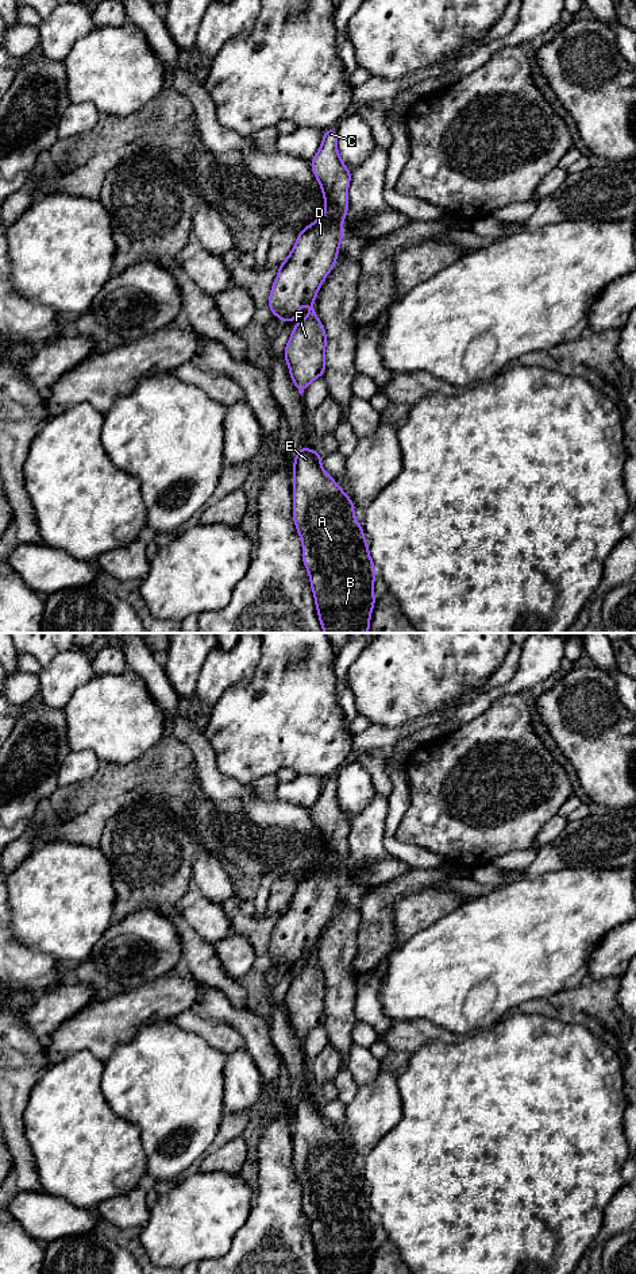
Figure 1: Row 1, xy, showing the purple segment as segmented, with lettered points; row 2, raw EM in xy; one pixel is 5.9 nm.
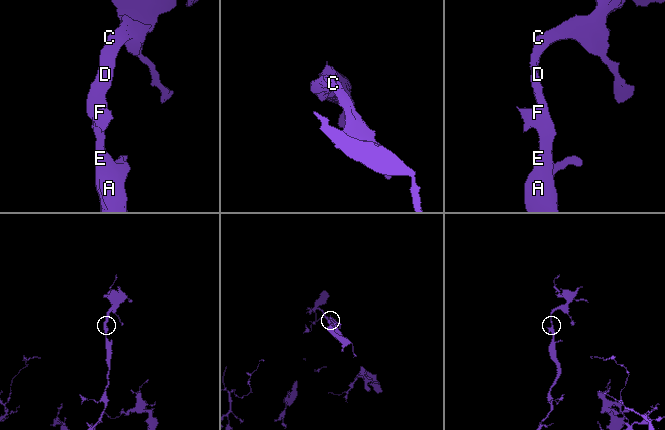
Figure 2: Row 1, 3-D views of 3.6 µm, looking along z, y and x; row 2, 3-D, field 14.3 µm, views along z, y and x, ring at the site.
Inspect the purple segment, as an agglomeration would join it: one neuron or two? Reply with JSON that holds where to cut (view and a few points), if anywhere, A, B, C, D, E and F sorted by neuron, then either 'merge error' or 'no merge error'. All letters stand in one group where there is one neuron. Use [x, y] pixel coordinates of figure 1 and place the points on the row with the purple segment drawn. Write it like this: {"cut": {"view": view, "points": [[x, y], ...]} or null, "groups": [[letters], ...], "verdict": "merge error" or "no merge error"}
{"cut": null, "groups": [["A", "B", "C", "D", "E", "F"]], "verdict": "no merge error"}

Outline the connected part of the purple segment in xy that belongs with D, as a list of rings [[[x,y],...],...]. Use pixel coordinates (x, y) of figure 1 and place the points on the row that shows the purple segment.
[[[336,128],[324,131],[323,143],[311,161],[311,169],[321,185],[321,193],[324,196],[327,209],[320,219],[315,220],[297,233],[297,242],[293,250],[280,265],[280,271],[270,289],[267,304],[273,316],[280,317],[285,324],[294,318],[305,301],[311,305],[307,318],[294,327],[284,352],[290,378],[301,395],[312,381],[323,377],[325,372],[325,328],[316,316],[315,298],[325,277],[336,265],[336,256],[343,239],[342,225],[348,211],[347,190],[351,181],[351,171],[342,162],[336,140]]]

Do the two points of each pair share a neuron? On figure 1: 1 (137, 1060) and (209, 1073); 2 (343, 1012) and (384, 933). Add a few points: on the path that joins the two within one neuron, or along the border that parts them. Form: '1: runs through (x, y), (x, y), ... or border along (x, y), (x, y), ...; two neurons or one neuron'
1: runs through (154, 1073), (192, 1073); one neuron
2: border along (358, 939), (354, 960), (357, 972); two neurons

